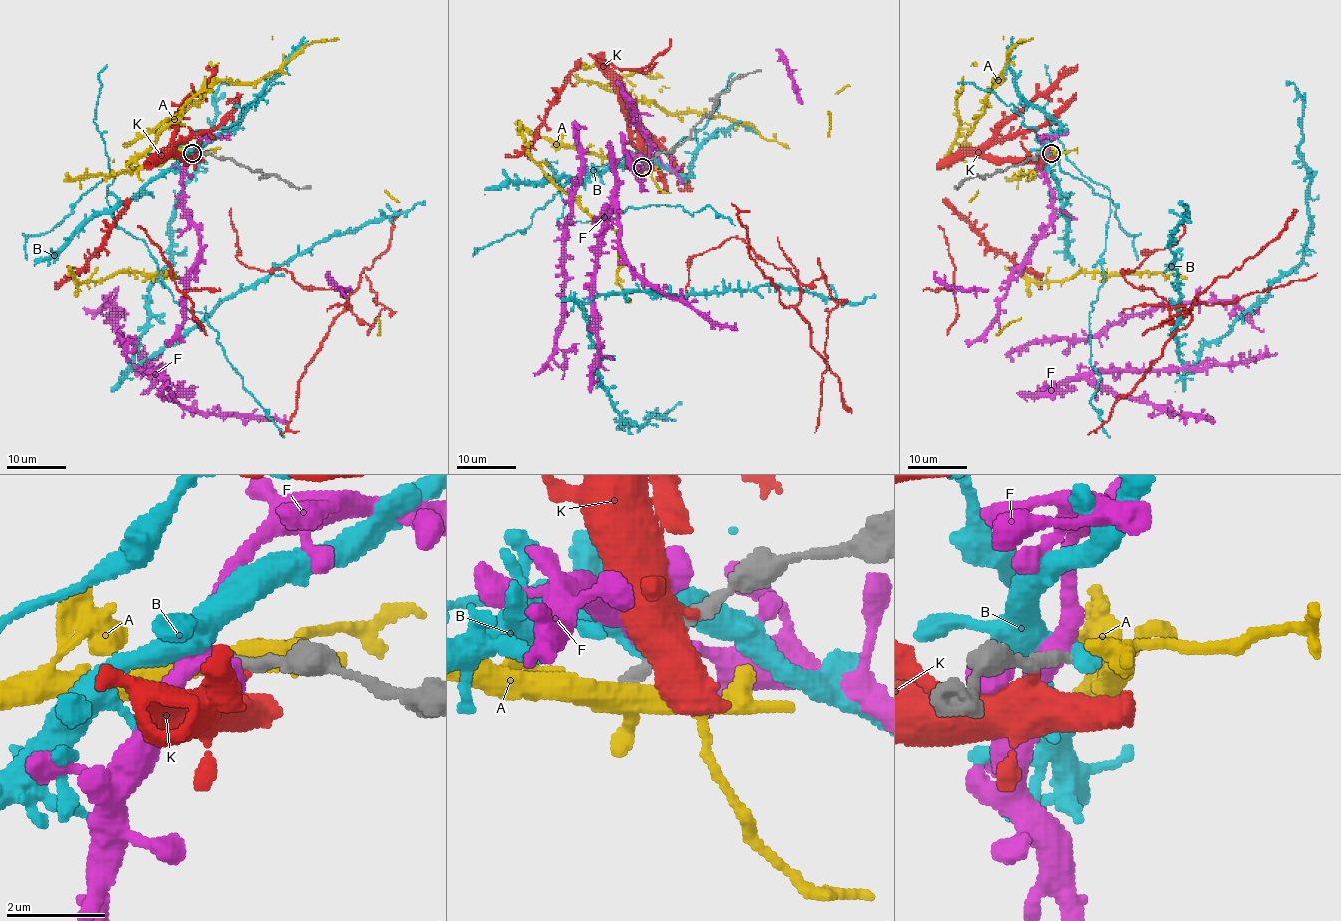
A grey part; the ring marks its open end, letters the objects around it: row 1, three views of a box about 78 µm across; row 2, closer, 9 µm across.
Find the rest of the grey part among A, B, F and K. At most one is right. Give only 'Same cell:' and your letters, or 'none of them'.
Same cell: none of them

